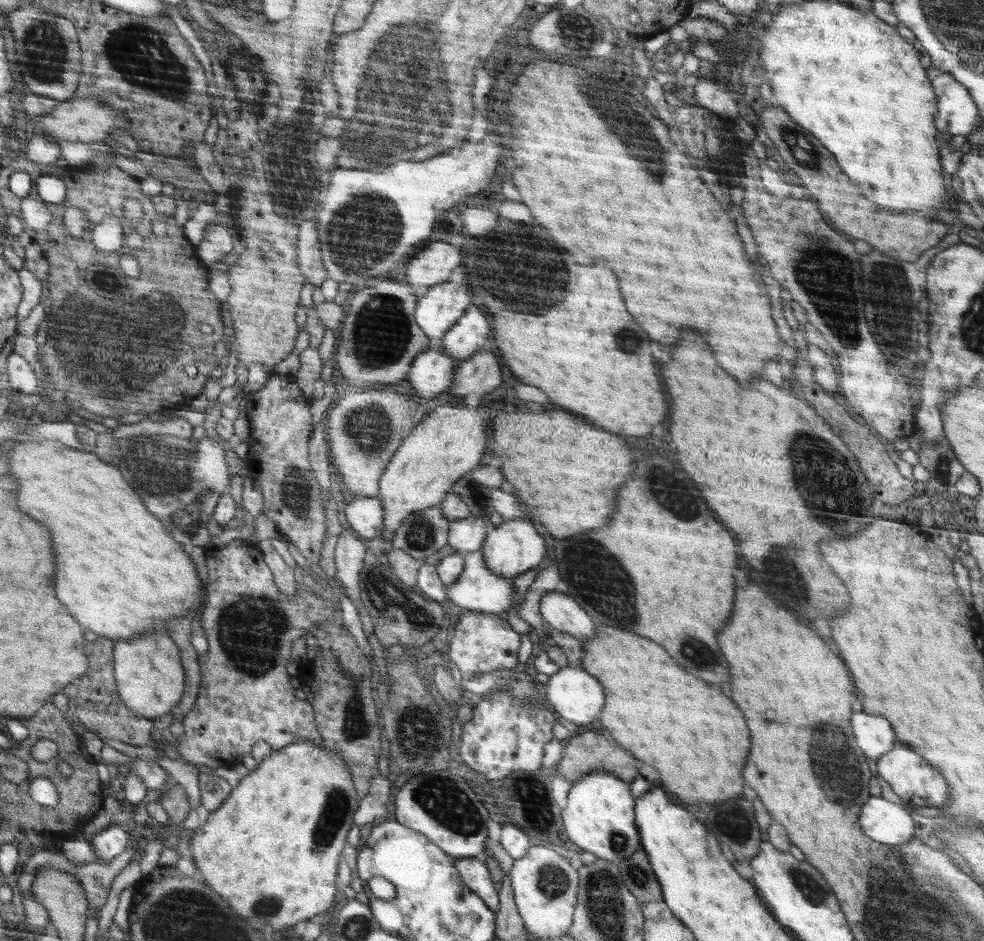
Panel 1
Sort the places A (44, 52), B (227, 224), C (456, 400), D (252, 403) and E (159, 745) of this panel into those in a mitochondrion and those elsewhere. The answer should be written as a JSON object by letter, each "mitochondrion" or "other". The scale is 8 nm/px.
{"A":"mitochondrion","B":"other","C":"other","D":"other","E":"other"}

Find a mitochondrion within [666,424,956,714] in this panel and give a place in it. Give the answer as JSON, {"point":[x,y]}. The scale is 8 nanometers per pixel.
{"point":[823,477]}

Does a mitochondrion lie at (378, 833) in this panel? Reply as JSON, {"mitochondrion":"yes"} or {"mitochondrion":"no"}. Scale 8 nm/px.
{"mitochondrion":"no"}

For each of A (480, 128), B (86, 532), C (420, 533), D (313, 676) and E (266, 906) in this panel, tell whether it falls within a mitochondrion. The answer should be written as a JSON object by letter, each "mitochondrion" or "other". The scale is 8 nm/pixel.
{"A":"other","B":"other","C":"mitochondrion","D":"mitochondrion","E":"mitochondrion"}

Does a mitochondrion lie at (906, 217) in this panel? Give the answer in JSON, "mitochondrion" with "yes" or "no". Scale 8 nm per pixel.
{"mitochondrion":"no"}

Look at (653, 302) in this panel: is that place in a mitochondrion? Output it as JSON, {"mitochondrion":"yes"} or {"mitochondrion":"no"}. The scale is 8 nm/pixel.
{"mitochondrion":"no"}

